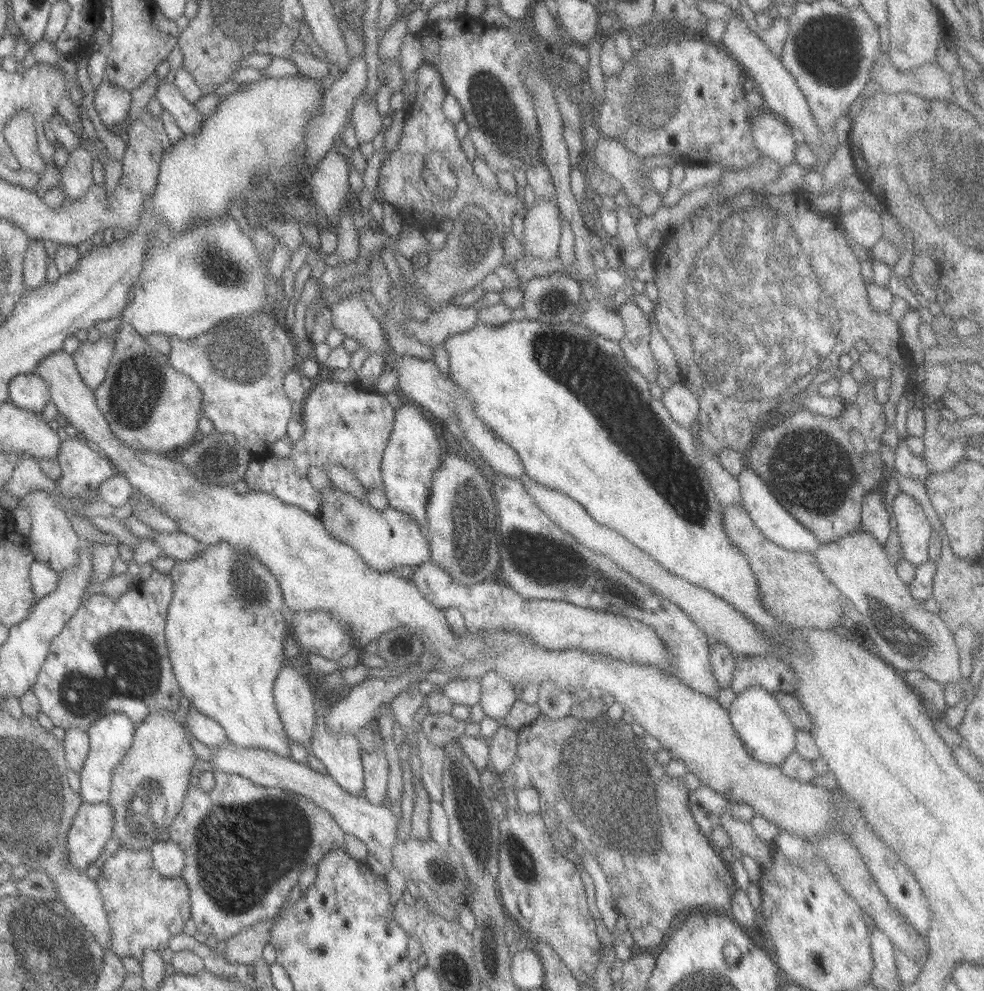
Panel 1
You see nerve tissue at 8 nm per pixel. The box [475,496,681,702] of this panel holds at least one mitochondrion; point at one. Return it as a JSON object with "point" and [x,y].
{"point":[535,560]}

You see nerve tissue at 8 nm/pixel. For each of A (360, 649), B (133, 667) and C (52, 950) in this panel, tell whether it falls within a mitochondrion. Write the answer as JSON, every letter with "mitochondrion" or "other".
{"A":"other","B":"mitochondrion","C":"mitochondrion"}

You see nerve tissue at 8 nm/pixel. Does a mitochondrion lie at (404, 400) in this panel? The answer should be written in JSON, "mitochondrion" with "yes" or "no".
{"mitochondrion":"no"}

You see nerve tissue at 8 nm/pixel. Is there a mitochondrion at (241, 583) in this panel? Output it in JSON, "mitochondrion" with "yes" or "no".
{"mitochondrion":"yes"}

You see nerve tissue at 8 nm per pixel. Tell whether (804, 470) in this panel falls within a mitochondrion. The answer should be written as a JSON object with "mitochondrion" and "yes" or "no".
{"mitochondrion":"yes"}

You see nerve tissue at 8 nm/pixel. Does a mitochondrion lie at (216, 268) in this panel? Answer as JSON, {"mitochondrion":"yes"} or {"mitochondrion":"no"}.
{"mitochondrion":"yes"}

